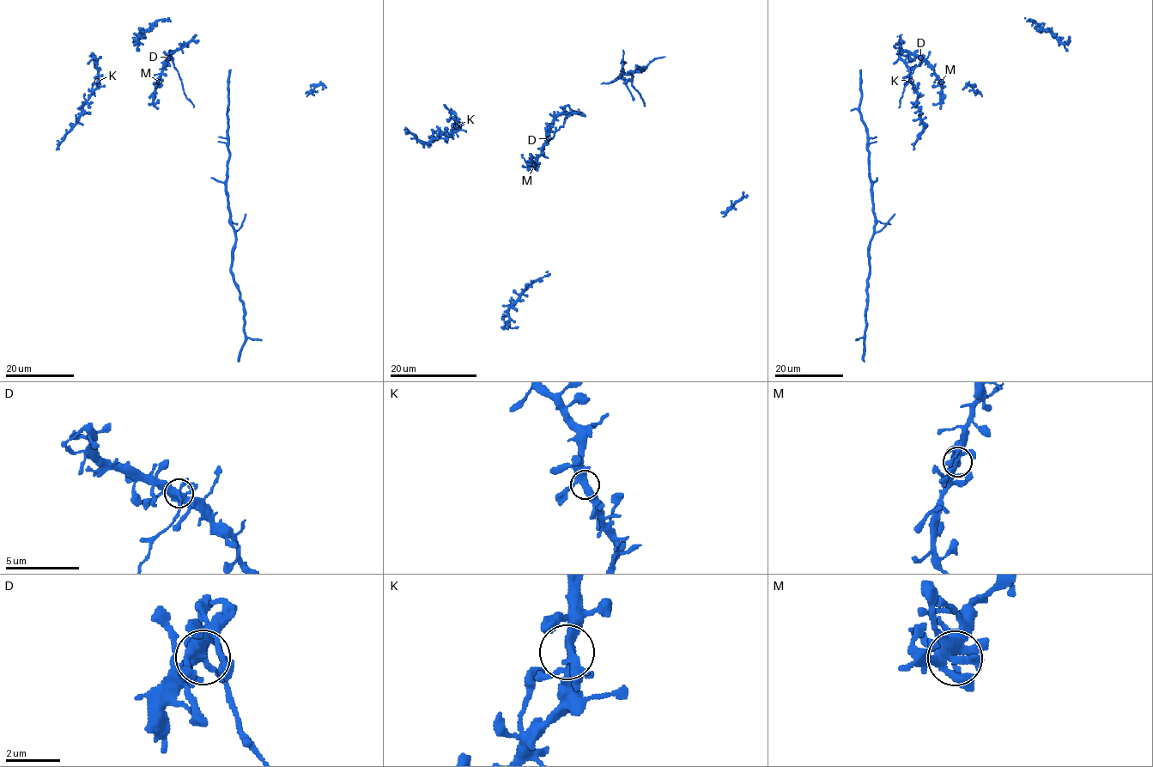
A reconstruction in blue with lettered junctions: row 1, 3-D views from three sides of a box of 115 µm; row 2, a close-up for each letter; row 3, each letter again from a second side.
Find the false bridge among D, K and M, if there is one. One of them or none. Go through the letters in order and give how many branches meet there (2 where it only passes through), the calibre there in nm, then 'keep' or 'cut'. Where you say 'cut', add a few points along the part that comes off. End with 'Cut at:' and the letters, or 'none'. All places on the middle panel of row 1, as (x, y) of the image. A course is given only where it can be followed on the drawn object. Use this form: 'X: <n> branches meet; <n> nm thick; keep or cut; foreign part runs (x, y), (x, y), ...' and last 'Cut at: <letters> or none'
D: 4 branches meet; 380 nm thick; keep
K: 4 branches meet; 360 nm thick; keep
M: 4 branches meet; 400 nm thick; keep
Cut at: none

